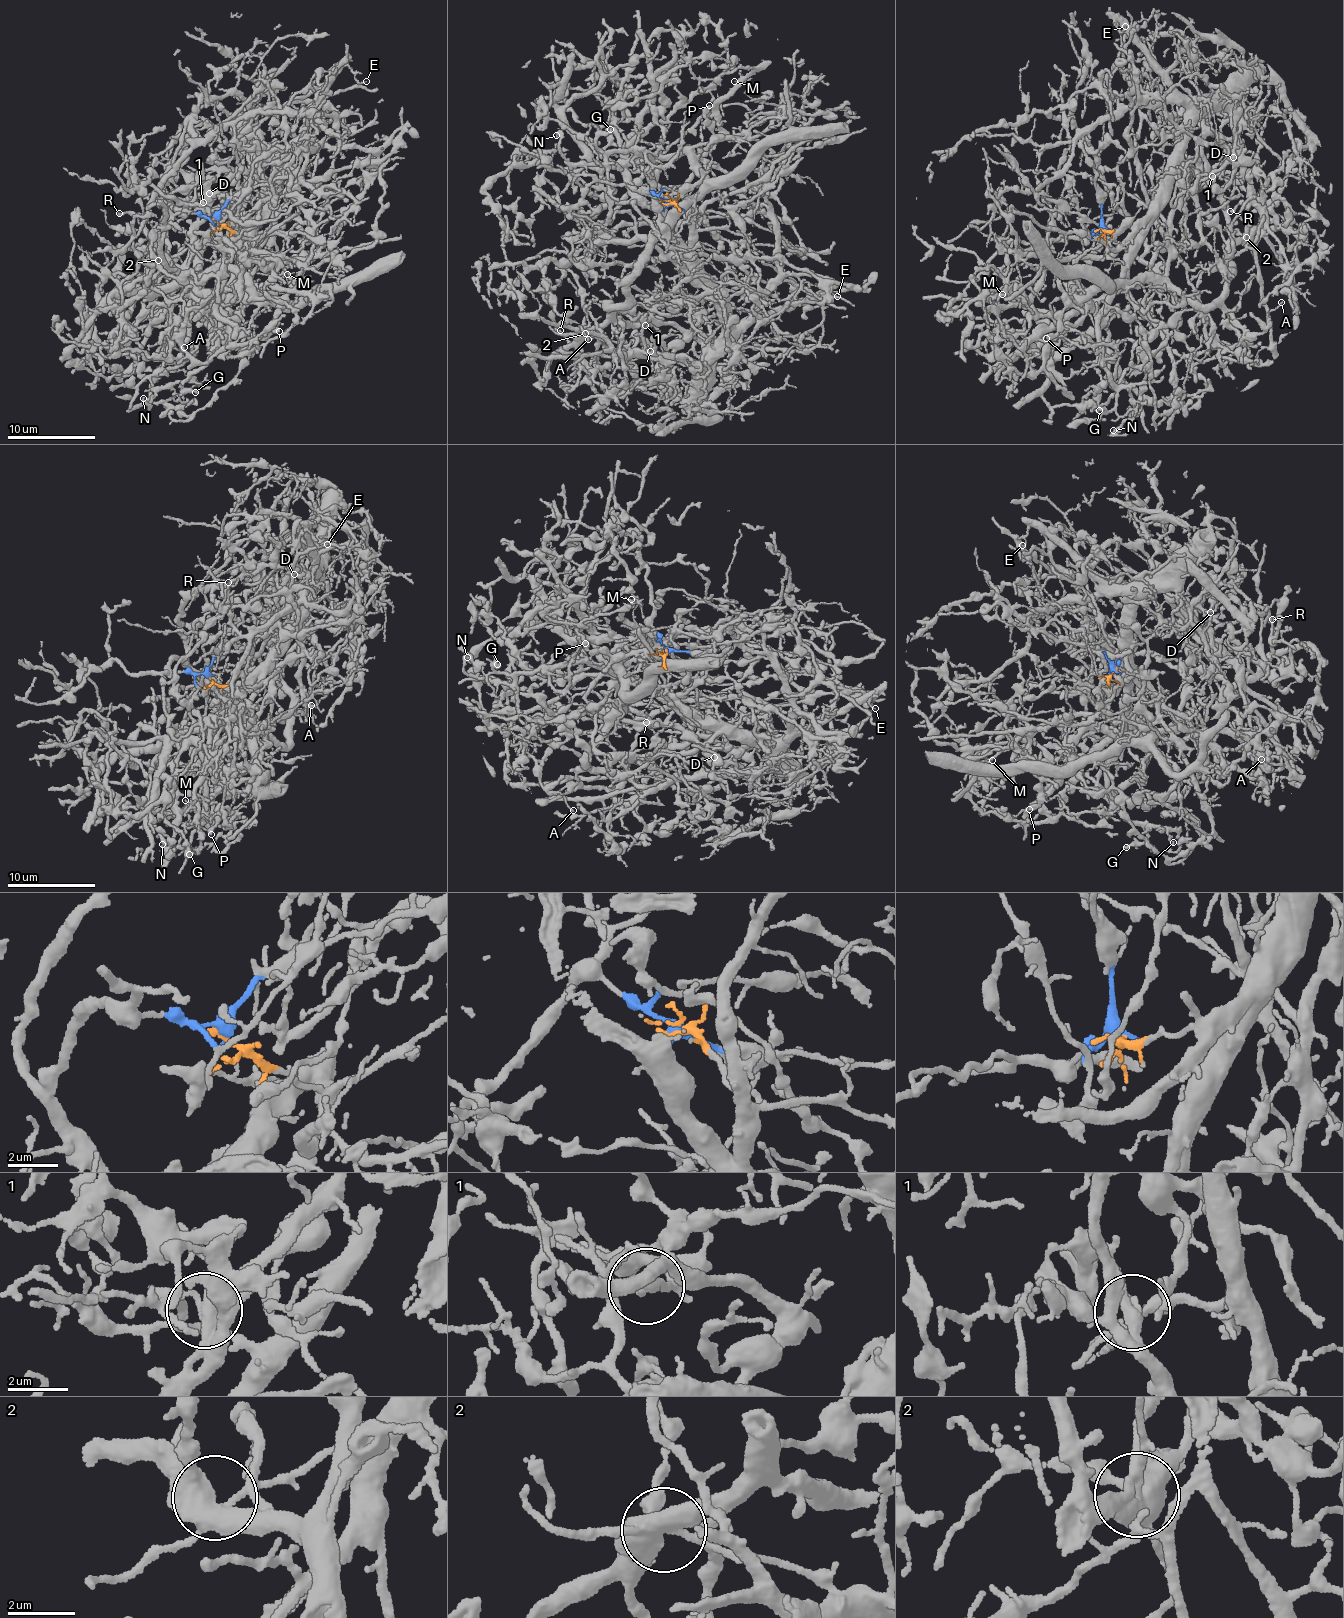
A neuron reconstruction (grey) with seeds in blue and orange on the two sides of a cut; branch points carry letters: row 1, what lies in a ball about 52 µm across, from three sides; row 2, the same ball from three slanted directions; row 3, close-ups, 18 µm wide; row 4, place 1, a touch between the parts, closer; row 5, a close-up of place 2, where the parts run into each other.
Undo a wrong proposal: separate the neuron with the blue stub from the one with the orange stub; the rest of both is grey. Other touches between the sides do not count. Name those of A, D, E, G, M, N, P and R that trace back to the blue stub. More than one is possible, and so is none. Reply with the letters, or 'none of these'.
A, D, P, R

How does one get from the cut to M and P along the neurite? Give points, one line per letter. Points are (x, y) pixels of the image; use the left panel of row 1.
M: (214, 220), (249, 239), (247, 257), (252, 248), (273, 260), (270, 280), (291, 289), (297, 275), (286, 274)
P: (217, 219), (176, 209), (158, 252), (191, 290), (271, 296), (279, 331)

